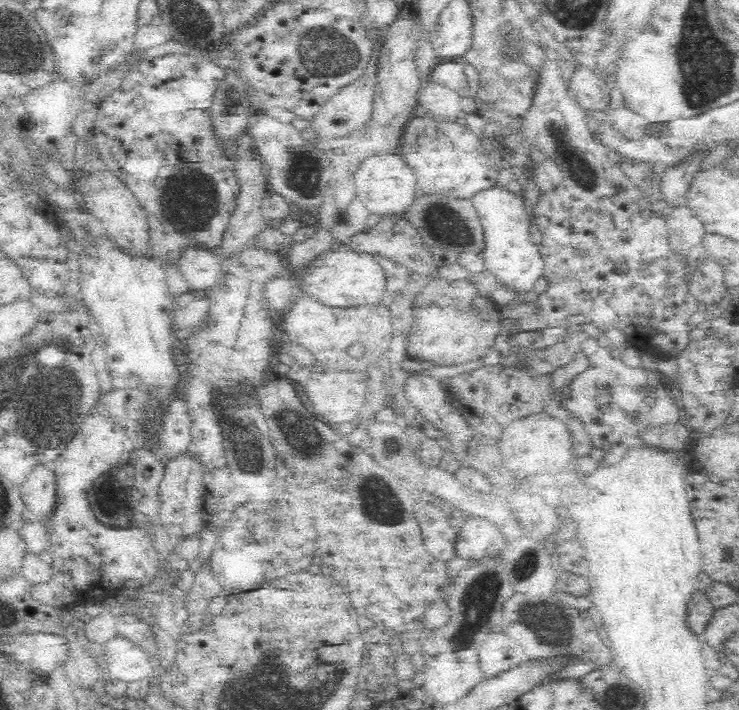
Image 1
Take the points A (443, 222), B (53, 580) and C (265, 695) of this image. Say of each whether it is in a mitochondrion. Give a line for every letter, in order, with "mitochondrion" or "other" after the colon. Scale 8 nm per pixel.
A: mitochondrion
B: other
C: mitochondrion

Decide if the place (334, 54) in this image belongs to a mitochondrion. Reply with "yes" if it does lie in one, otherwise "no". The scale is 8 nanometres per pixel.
yes

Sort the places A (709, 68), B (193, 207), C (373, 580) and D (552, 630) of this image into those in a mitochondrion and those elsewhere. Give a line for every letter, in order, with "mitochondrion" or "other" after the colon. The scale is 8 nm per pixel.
A: mitochondrion
B: mitochondrion
C: other
D: mitochondrion

